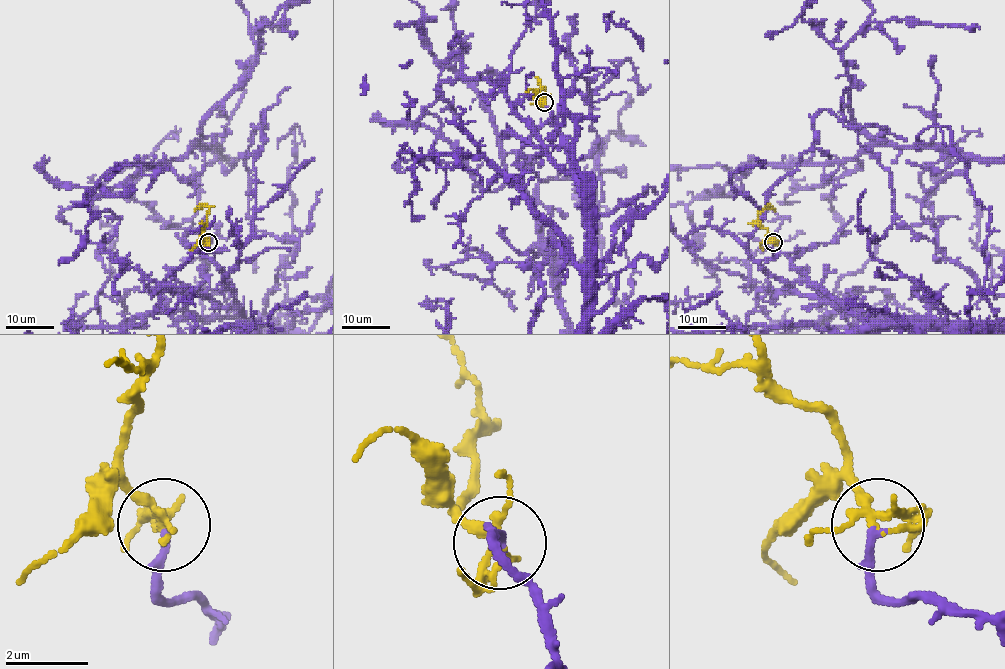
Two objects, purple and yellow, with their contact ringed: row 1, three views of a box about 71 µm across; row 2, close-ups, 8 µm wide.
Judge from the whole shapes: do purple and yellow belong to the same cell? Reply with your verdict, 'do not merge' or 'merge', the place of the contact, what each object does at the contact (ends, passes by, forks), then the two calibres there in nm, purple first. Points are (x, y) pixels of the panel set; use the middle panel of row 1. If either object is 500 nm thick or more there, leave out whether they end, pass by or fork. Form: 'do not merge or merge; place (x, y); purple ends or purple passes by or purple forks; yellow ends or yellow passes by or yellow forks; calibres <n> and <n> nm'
merge; place (544, 102); purple ends; yellow forks; calibres 200 and 200 nm

